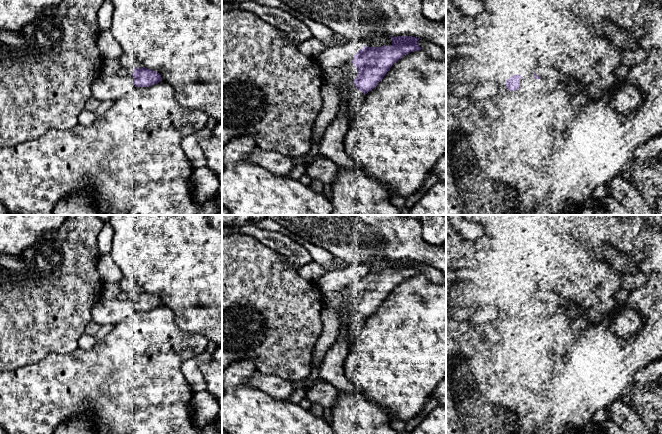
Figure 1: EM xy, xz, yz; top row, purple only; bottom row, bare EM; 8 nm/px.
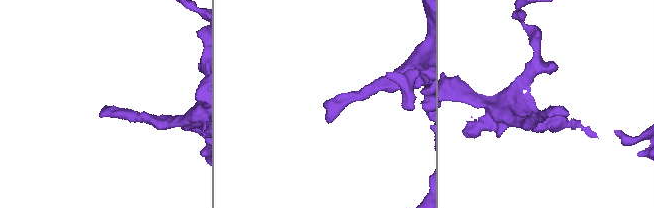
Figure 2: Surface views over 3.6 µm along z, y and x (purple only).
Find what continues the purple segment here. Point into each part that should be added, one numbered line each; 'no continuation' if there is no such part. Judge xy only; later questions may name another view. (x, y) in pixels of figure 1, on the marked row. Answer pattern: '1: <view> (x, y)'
1: xy (106, 87)

